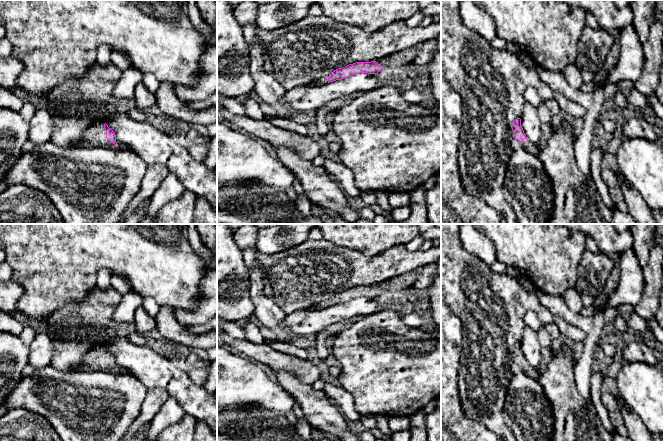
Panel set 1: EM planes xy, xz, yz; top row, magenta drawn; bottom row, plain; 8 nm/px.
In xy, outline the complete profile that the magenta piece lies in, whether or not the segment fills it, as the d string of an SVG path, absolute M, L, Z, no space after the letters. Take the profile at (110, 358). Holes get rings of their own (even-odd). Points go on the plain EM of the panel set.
M96 348L86 353L80 361L80 371L114 372L115 356L105 348Z

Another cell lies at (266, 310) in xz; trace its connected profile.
M254 261L248 268L250 275L250 298L254 305L254 316L266 327L277 330L283 325L286 313L263 290L263 268Z

